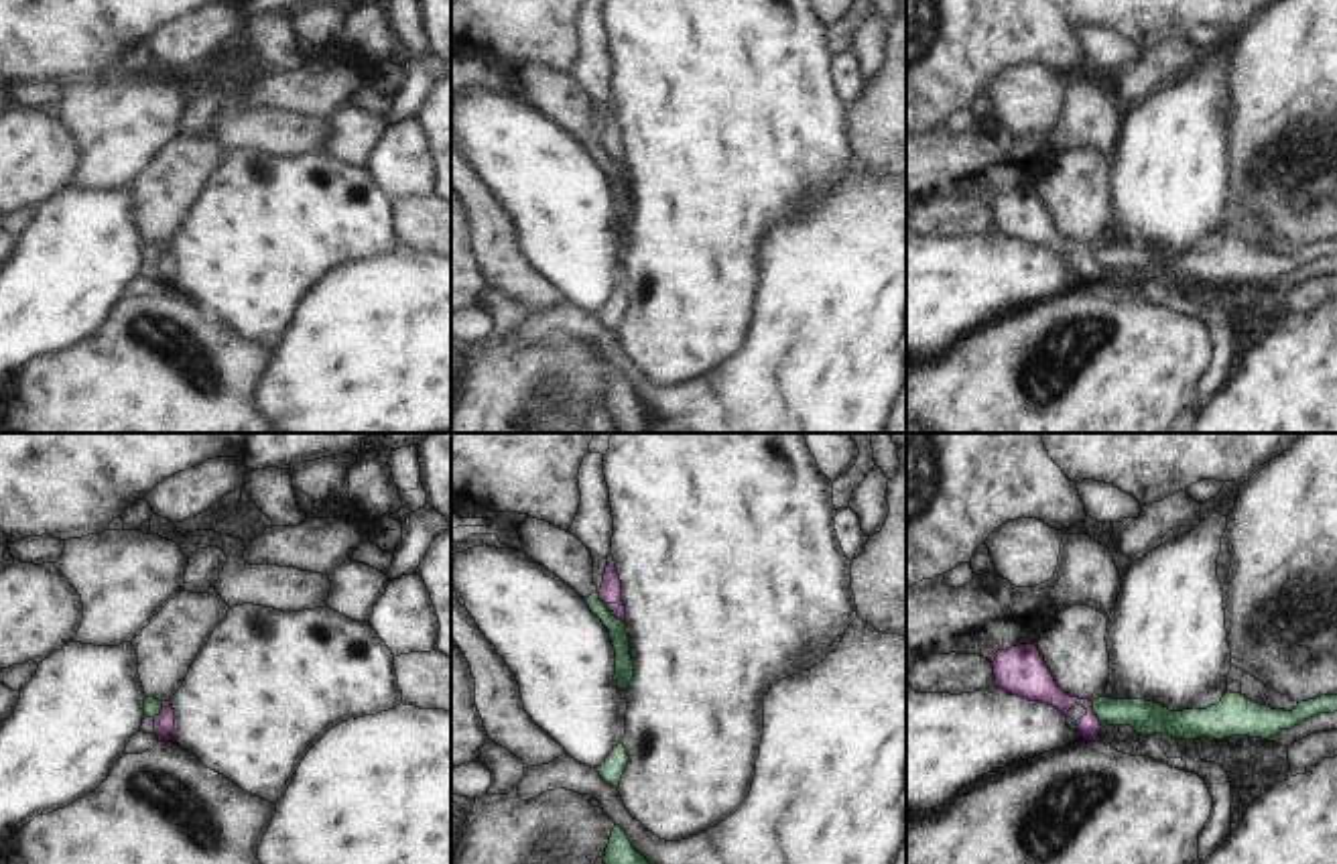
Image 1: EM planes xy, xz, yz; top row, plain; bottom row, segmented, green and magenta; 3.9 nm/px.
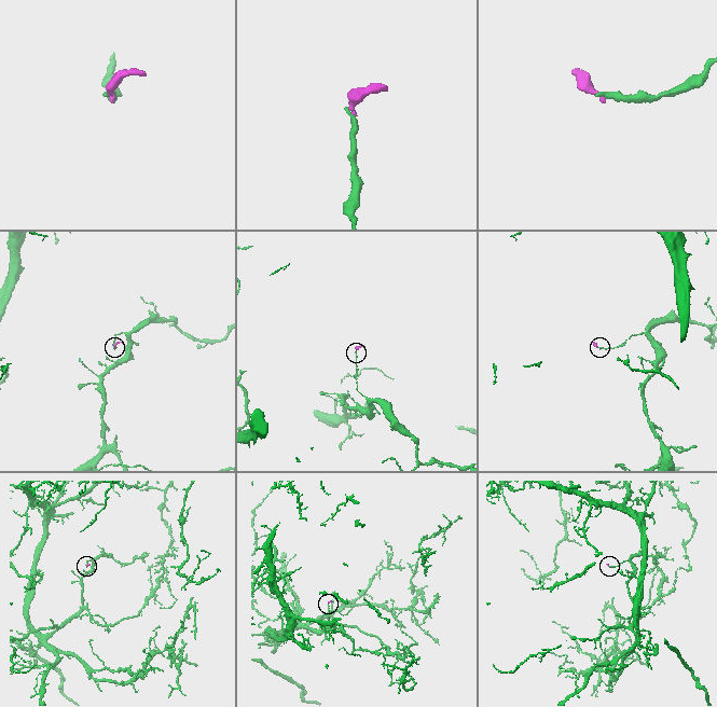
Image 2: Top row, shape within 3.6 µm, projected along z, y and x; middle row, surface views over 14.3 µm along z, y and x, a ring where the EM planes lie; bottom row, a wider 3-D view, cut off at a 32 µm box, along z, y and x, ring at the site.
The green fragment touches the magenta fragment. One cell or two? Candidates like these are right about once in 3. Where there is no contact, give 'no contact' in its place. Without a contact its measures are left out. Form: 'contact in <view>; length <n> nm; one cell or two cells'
contact in yz; length 90 nm; two cells

